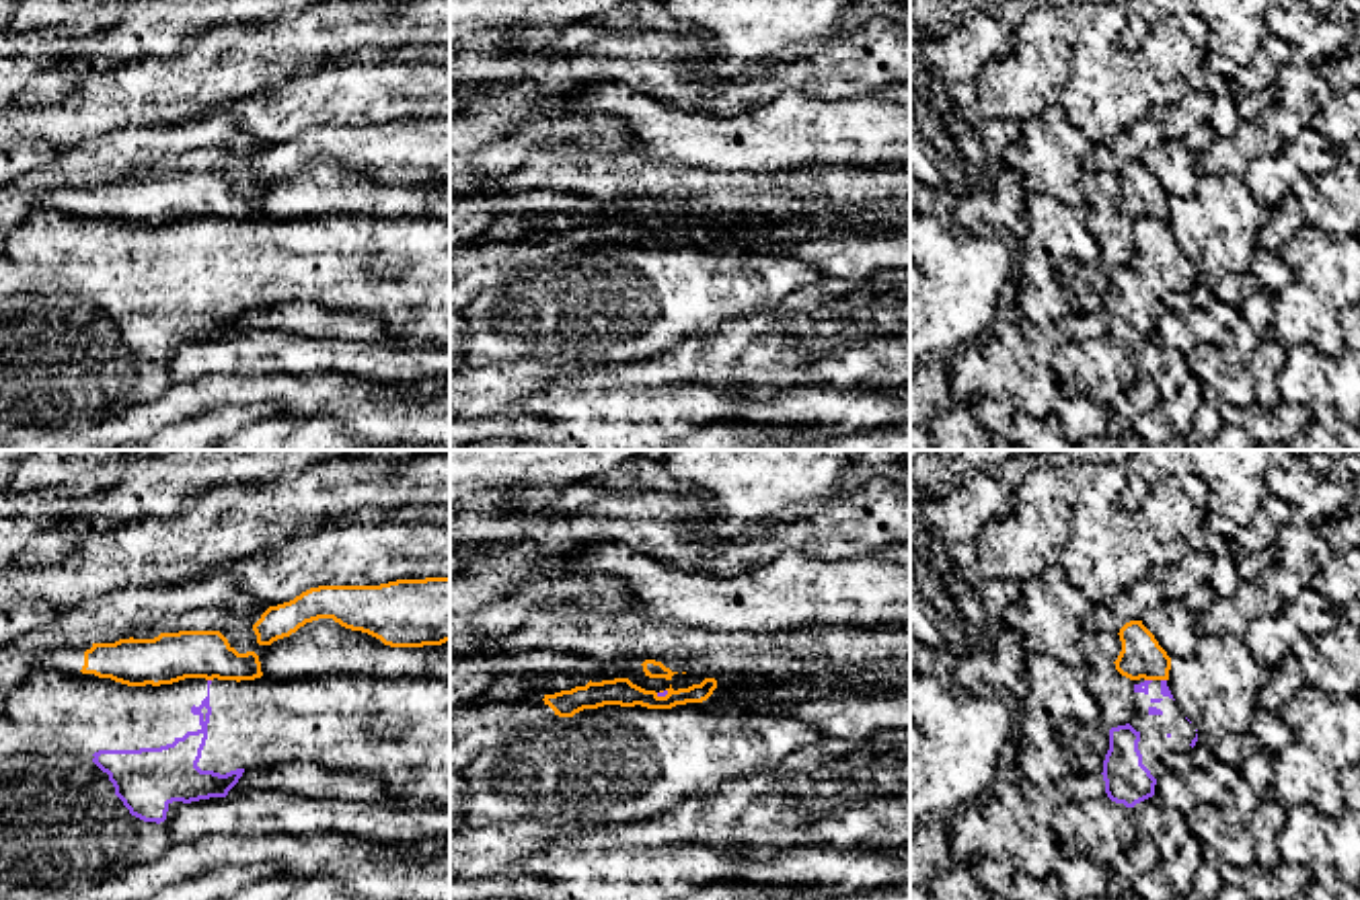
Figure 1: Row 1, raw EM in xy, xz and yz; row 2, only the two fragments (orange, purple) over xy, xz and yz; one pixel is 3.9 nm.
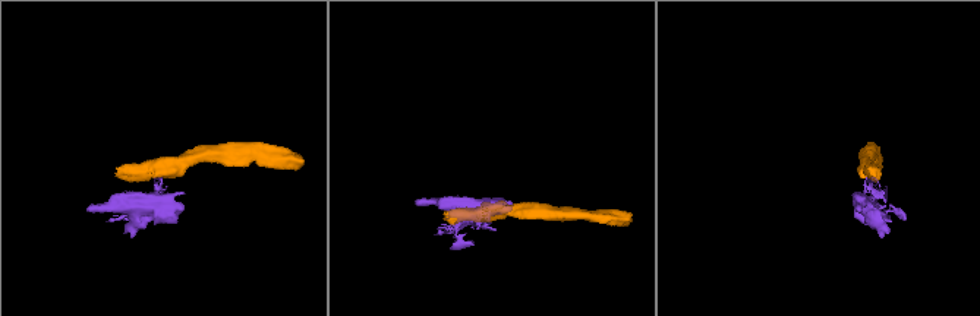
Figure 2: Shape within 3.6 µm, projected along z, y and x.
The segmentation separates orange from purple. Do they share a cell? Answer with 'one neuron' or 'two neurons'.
two neurons

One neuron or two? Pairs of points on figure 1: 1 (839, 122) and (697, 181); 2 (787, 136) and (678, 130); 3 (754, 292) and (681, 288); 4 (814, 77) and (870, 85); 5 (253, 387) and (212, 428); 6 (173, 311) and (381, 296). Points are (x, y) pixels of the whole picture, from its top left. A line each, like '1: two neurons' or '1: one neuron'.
1: two neurons
2: one neuron
3: one neuron
4: one neuron
5: two neurons
6: one neuron

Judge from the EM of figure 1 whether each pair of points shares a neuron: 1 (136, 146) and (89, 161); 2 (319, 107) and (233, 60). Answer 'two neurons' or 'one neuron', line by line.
1: one neuron
2: two neurons

